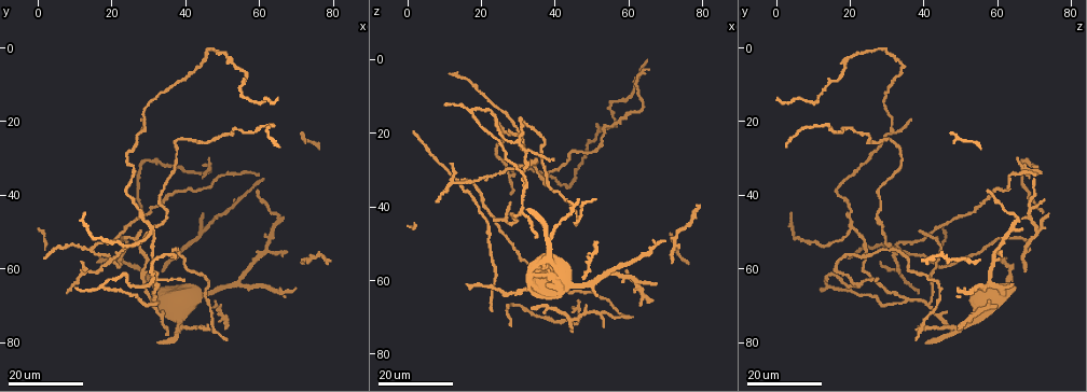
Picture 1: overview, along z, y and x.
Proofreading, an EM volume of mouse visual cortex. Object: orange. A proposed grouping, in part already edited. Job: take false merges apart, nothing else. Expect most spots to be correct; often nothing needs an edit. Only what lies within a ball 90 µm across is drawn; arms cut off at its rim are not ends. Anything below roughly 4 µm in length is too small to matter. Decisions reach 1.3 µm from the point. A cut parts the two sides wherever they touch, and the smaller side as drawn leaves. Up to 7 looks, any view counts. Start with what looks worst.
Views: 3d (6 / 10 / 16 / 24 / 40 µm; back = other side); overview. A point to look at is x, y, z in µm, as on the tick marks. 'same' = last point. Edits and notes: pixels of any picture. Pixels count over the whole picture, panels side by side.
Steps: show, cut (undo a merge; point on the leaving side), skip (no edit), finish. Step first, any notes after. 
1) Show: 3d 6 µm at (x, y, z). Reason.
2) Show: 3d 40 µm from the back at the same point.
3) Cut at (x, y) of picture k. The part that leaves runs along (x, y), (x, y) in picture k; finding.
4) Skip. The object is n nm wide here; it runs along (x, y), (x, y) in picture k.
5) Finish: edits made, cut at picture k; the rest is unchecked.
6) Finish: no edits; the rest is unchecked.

Show: 3d 24 µm at (22.0, 56.0, 32.0). Two arms in line, one across.

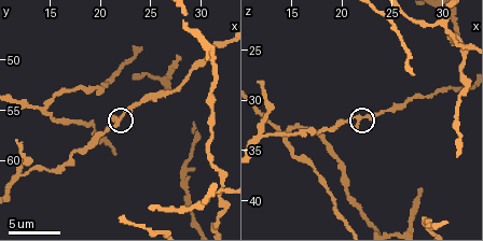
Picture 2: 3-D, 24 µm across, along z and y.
Show: 3d 6 µm at (21.8, 56.0, 32.0).

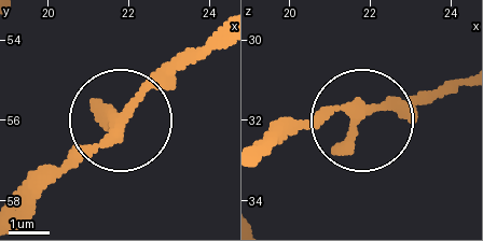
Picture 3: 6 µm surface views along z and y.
Skip. 3 arms meet here; one cell here.

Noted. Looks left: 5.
Show: 3d 6 µm at (11.8, 60.8, 33.0). Side arm on a straight run.

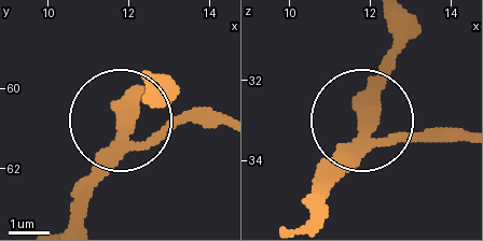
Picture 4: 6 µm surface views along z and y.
Skip. Continuous, no second cell.

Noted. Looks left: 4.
Show: 3d 24 µm at (45.0, 76.0, 40.0). Four arms meet.

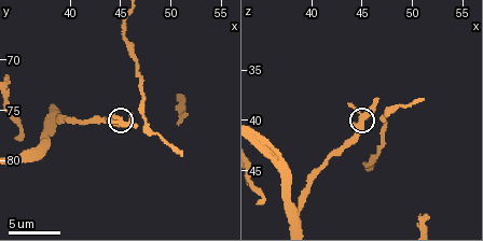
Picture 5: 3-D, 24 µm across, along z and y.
Show: 3d 10 µm at (45.6, 76.4, 39.2).

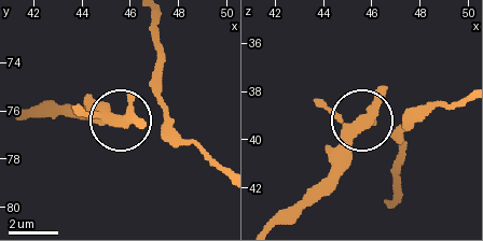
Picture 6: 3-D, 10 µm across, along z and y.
Show: 3d 6 µm at (45.5, 76.4, 39.4).

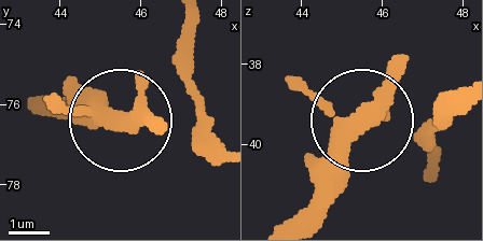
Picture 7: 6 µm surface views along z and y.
Skip. One cell here.

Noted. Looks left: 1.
Finish: no edits; the rest is unchecked.

